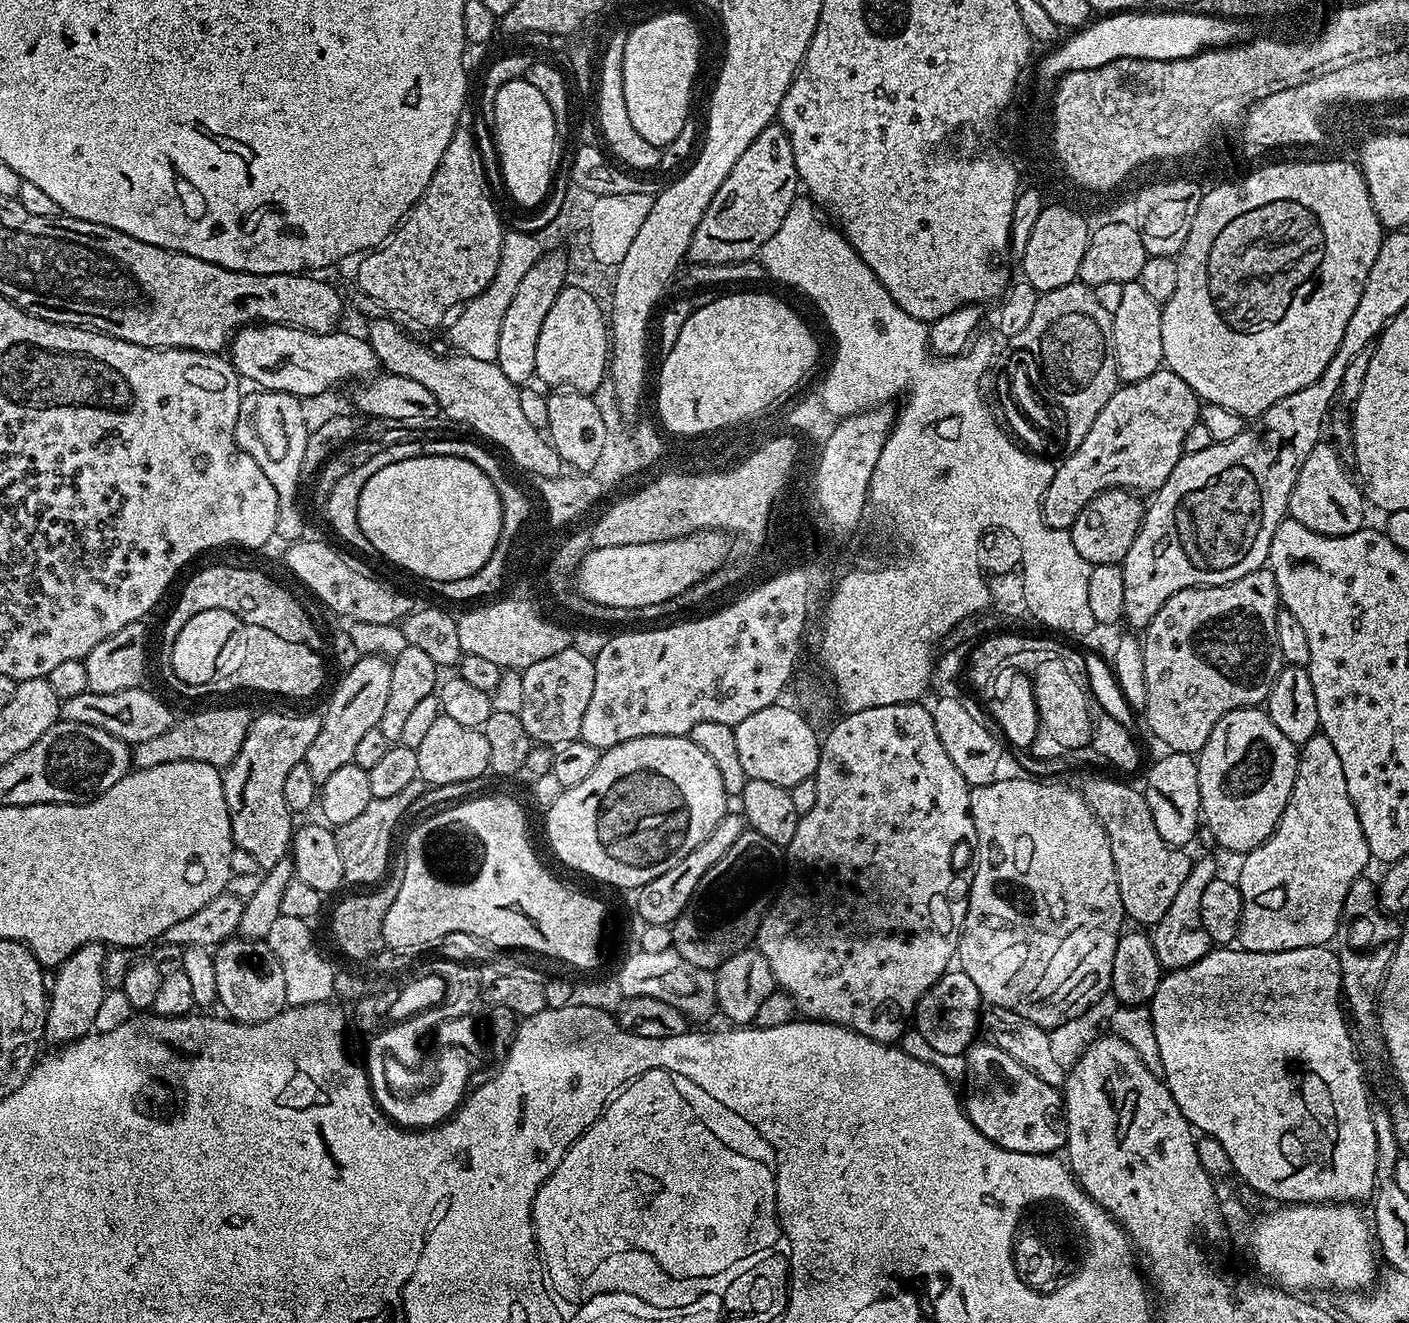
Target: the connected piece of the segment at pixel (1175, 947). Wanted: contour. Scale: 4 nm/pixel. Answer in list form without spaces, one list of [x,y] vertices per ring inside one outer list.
[[[1211,855],[1201,856],[1201,860],[1193,863],[1190,874],[1186,874],[1186,882],[1182,882],[1174,902],[1170,902],[1170,910],[1166,910],[1166,914],[1162,914],[1162,918],[1151,929],[1152,945],[1158,954],[1161,969],[1186,968],[1201,960],[1214,947],[1210,934],[1206,934],[1206,926],[1202,926],[1202,894],[1206,894],[1206,886],[1217,879],[1218,872]]]

